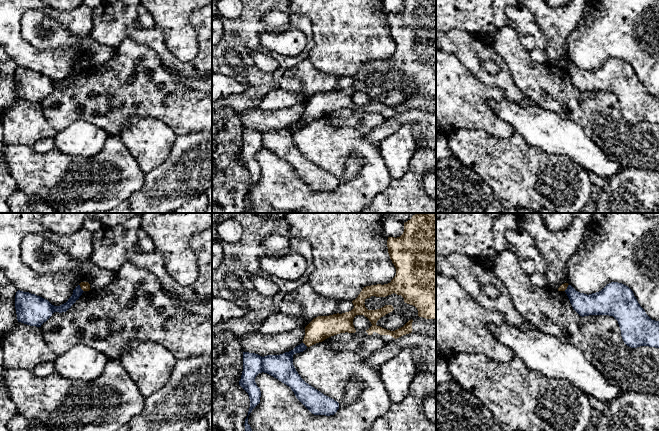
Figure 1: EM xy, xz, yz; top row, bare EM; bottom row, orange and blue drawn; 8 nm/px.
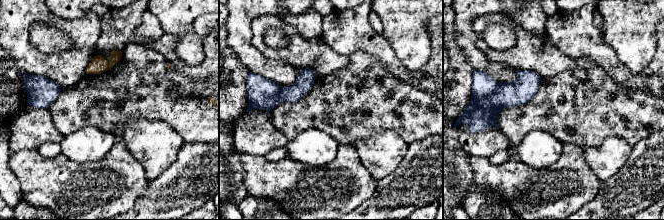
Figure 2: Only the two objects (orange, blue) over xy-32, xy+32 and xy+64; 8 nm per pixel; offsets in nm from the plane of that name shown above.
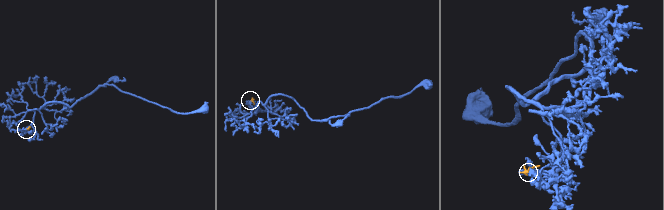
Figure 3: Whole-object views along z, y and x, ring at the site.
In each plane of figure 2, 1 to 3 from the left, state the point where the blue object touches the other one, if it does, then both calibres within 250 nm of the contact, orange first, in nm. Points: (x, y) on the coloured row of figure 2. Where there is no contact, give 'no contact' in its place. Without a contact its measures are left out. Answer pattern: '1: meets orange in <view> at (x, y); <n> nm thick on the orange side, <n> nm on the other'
1: no contact
2: no contact
3: no contact

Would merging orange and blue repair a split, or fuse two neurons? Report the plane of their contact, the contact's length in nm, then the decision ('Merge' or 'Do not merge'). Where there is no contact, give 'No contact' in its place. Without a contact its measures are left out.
Touches orange in xy. Shared border 70 nm. Do not merge

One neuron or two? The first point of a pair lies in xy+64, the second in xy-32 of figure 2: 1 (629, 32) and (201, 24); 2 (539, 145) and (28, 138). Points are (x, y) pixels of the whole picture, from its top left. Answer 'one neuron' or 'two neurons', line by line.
1: two neurons
2: one neuron

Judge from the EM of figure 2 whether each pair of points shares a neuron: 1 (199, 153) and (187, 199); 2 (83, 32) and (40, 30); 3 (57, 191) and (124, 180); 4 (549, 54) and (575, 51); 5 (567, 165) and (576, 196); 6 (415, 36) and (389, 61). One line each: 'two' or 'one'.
1: one
2: two
3: one
4: two
5: one
6: two

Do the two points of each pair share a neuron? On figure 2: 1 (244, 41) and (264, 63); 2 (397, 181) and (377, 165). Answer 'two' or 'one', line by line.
1: one
2: two

